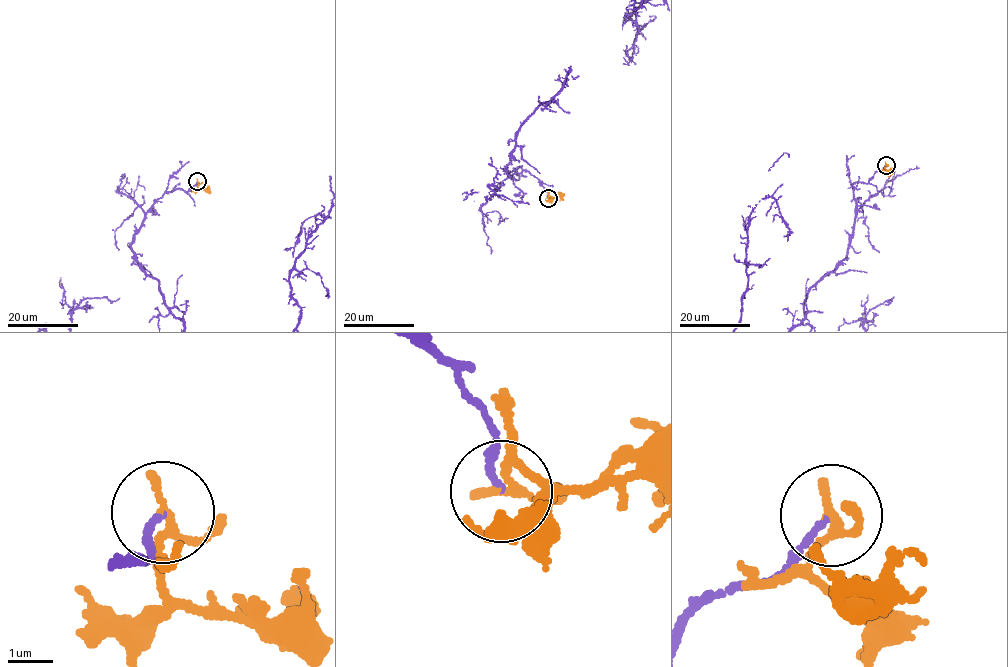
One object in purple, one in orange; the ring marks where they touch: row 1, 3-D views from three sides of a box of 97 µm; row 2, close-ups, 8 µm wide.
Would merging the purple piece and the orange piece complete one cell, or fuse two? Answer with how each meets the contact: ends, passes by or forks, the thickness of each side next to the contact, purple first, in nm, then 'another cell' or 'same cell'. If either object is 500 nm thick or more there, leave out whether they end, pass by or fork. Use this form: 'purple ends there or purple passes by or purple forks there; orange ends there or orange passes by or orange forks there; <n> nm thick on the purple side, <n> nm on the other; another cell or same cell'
purple ends there; orange passes by; 120 nm thick on the purple side, 180 nm on the other; same cell

